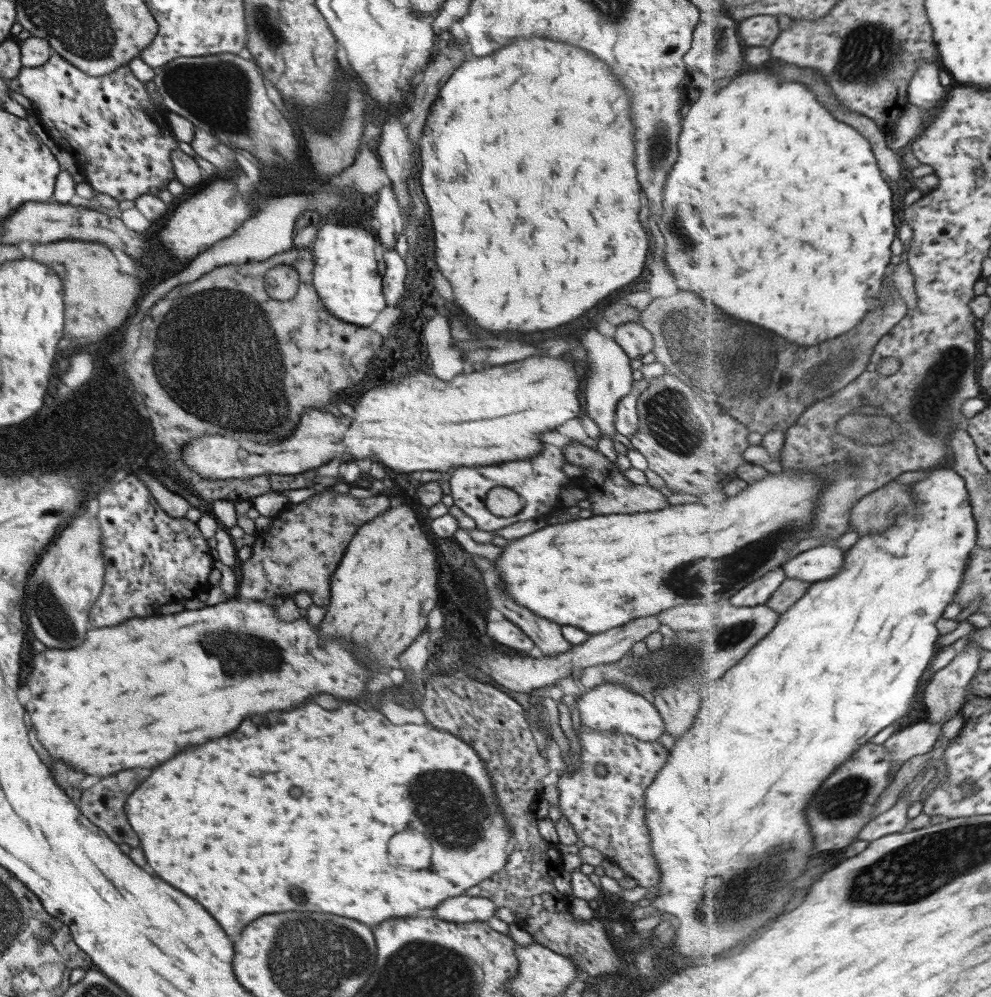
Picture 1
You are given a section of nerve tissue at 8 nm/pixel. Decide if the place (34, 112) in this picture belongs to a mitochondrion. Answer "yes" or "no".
no

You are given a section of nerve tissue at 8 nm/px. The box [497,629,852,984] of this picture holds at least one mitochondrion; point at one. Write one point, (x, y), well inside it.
(731, 885)

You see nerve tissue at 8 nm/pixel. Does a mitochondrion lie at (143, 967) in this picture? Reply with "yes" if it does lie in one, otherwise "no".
no

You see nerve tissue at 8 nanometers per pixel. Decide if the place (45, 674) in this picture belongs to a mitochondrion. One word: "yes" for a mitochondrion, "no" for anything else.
no

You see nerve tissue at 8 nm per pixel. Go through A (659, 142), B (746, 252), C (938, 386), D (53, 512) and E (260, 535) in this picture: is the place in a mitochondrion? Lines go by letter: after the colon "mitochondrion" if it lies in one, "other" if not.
A: mitochondrion
B: other
C: mitochondrion
D: other
E: other

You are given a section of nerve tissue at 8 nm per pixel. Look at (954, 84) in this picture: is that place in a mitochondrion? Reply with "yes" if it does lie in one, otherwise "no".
no

